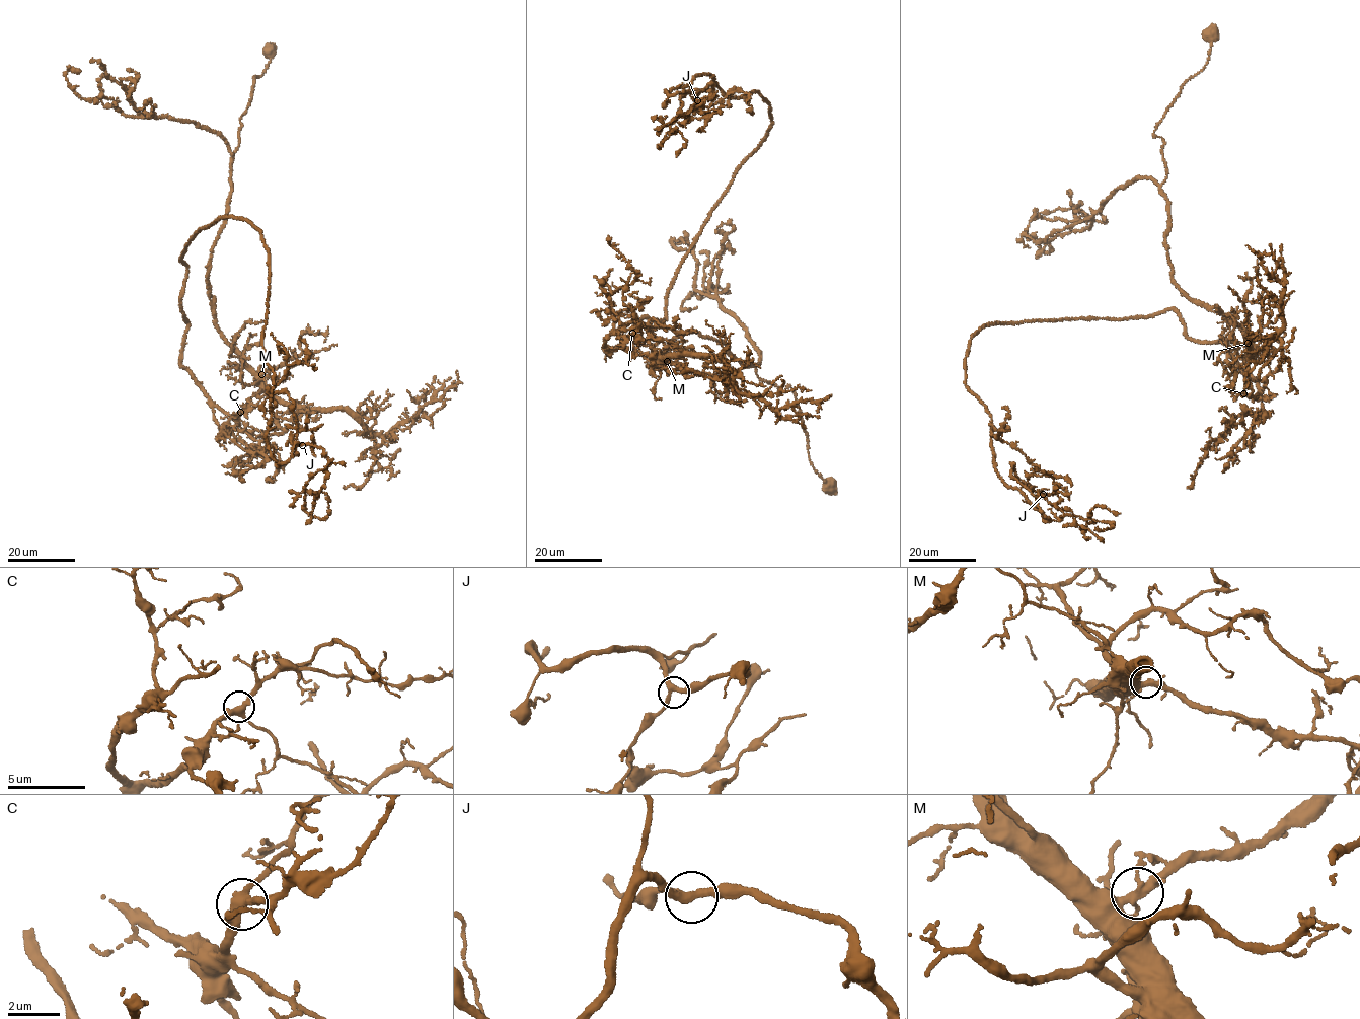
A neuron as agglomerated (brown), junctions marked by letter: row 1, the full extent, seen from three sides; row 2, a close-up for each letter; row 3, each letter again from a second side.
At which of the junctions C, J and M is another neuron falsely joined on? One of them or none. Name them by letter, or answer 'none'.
M

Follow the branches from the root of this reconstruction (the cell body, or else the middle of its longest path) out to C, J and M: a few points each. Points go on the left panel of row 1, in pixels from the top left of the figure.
C: (270, 52), (240, 120), (227, 217), (207, 275), (219, 334), (262, 388), (240, 412)
J: (270, 52), (207, 275), (263, 391), (230, 417), (180, 360), (184, 245), (240, 217), (269, 453), (302, 445)
M: (270, 52), (240, 120), (227, 217), (207, 275), (219, 334), (262, 374)

